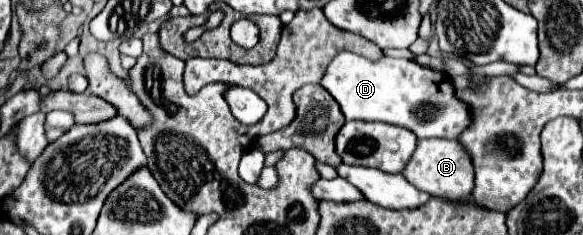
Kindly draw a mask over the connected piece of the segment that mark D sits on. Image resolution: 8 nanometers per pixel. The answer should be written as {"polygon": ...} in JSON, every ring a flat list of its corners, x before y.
{"polygon":[[340,52,320,80,332,98,340,104,346,120,376,120,412,130,418,138,448,138,456,140,458,134,470,124,470,108,454,96,450,78,404,58,368,60,352,52]]}

